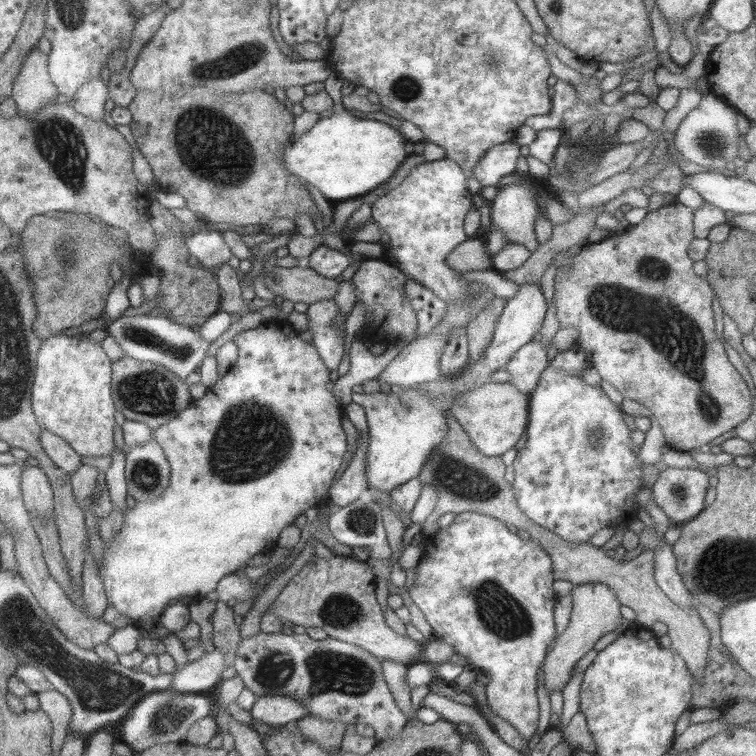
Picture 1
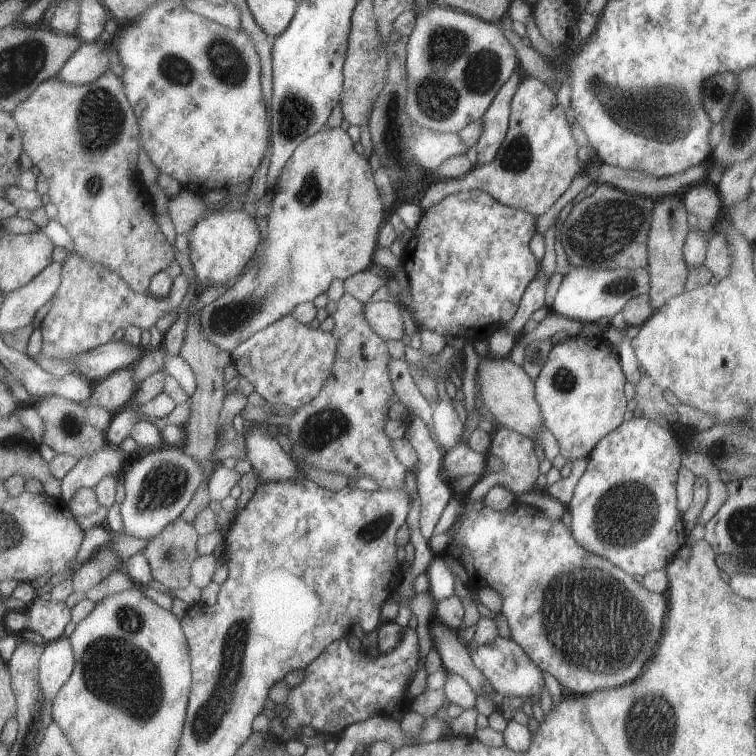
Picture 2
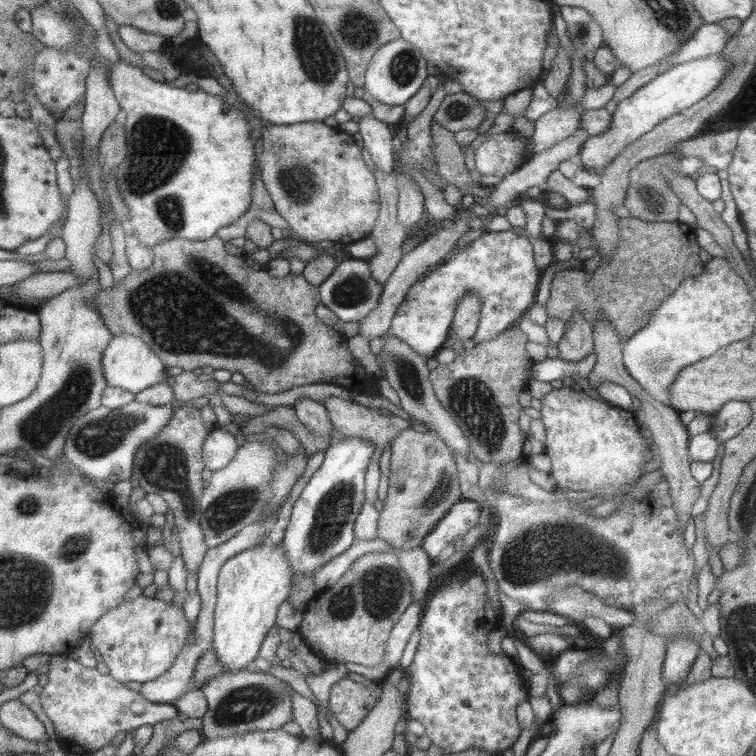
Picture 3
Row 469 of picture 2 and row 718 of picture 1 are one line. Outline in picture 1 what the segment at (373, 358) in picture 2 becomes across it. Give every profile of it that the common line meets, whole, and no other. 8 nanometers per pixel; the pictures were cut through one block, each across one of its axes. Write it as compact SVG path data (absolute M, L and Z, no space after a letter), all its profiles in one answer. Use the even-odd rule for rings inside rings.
M261 630L259 634L251 638L242 639L236 650L234 667L248 689L259 696L266 694L284 694L294 697L304 708L310 710L309 714L322 718L322 720L334 720L349 724L366 724L375 730L373 743L382 743L400 733L406 726L407 719L386 684L382 672L382 663L379 658L370 654L360 646L326 638L314 640L307 634L282 634L281 631L268 633Z

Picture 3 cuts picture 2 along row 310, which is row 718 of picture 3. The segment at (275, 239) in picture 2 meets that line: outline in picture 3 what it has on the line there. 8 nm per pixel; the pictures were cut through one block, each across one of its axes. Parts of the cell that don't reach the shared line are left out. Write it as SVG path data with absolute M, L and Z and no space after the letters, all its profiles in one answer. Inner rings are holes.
M253 667L224 671L209 678L200 689L208 703L208 710L201 718L200 729L204 739L241 735L255 730L276 730L292 720L291 692L294 690L286 682Z

